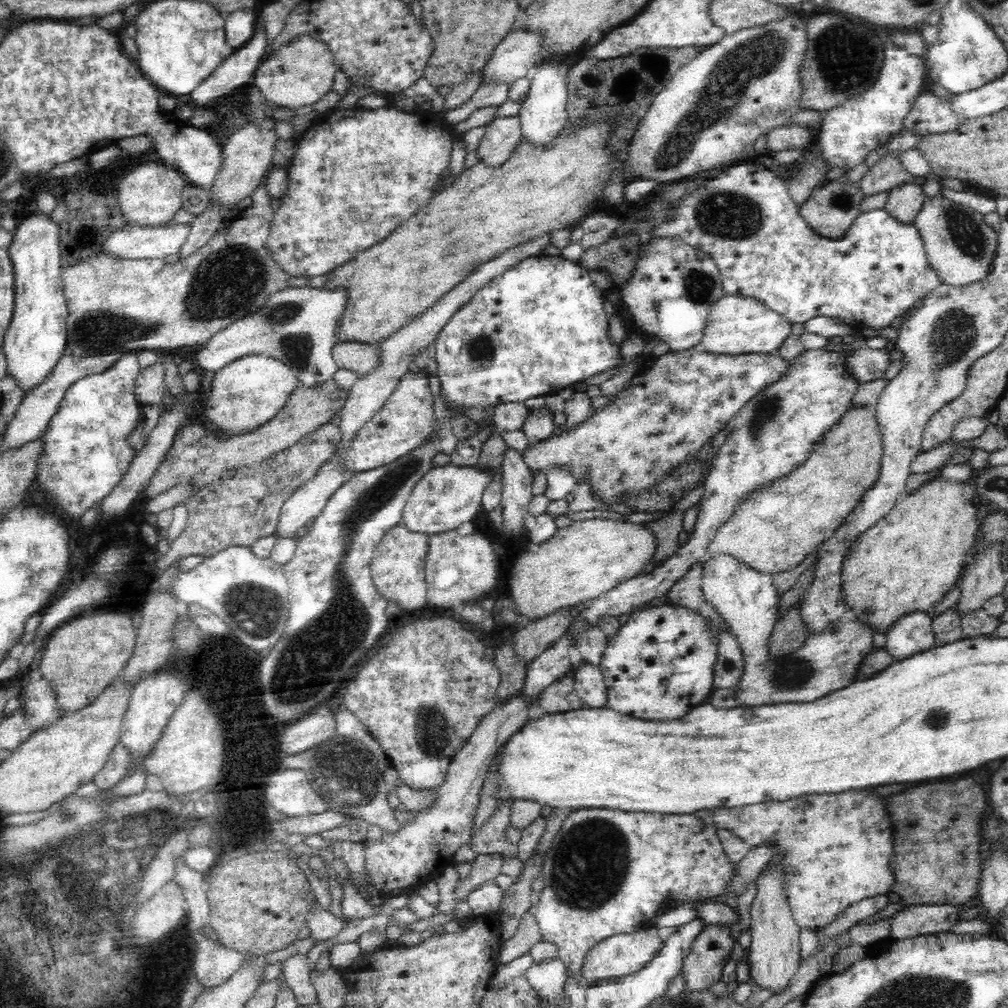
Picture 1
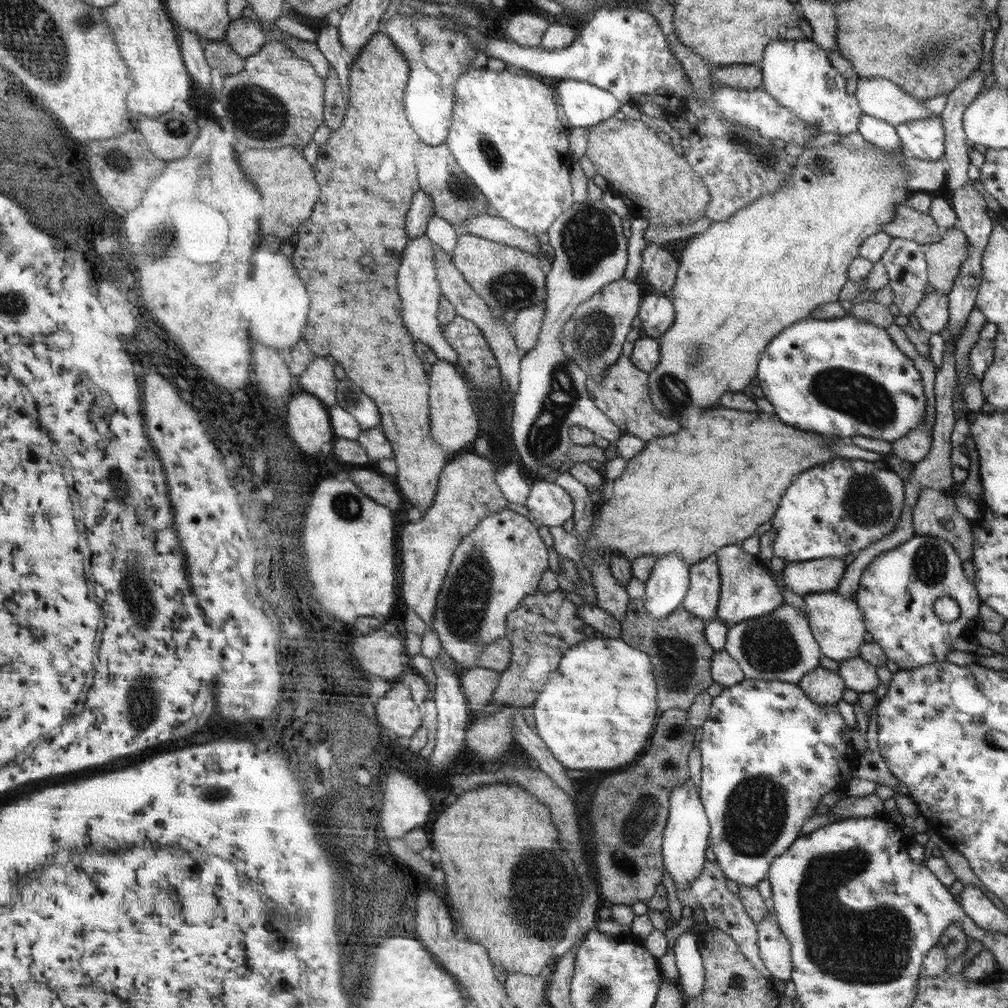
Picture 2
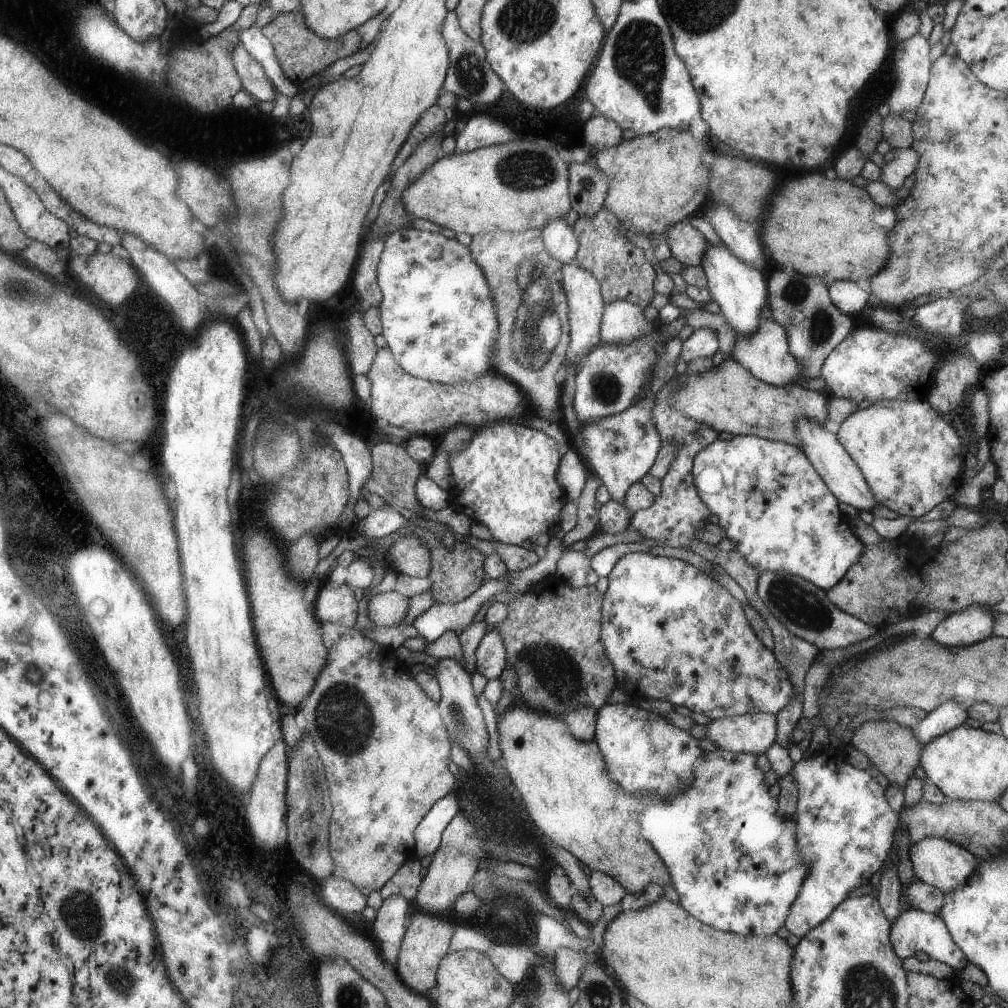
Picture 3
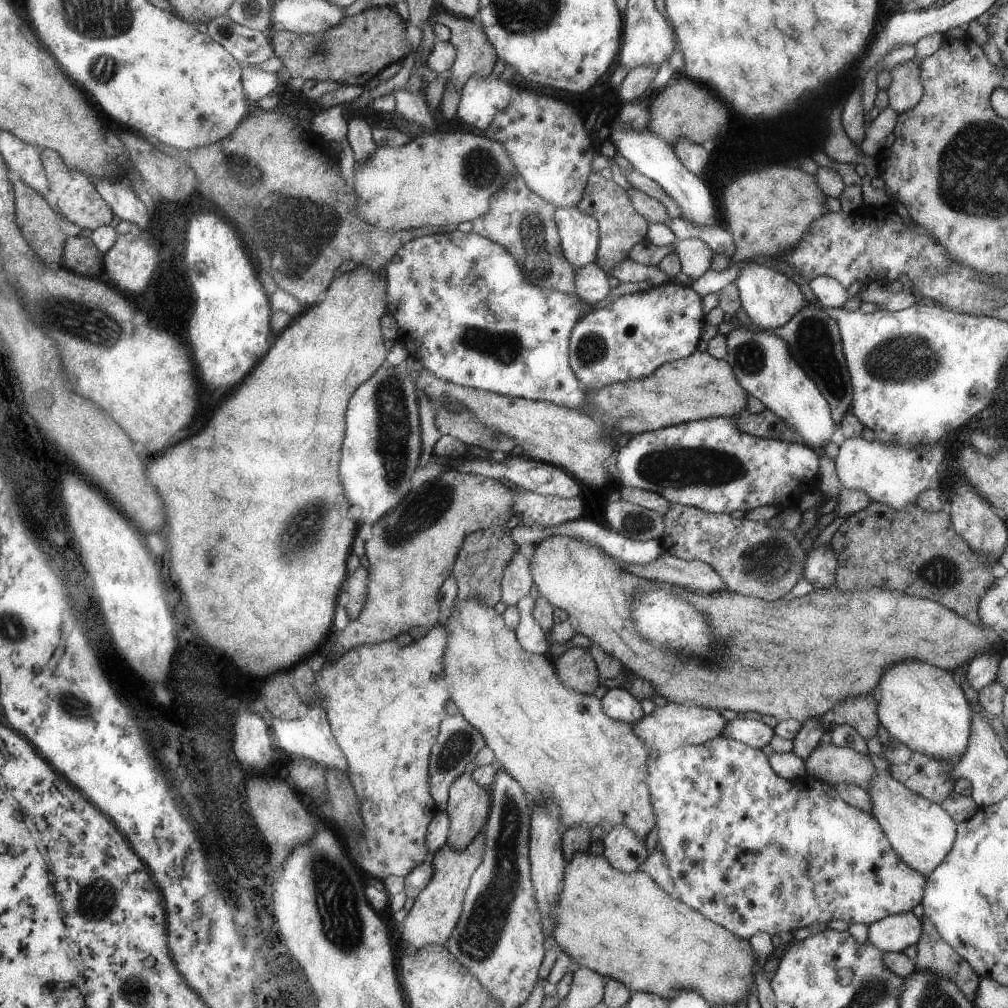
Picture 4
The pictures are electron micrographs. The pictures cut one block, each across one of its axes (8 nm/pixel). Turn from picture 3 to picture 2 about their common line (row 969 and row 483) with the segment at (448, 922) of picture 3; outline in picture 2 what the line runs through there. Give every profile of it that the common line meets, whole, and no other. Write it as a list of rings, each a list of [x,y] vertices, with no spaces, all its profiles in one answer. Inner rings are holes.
[[[378,32],[348,69],[350,86],[343,126],[330,132],[327,143],[319,146],[317,160],[313,164],[316,180],[320,180],[320,204],[315,205],[316,216],[306,220],[304,228],[300,228],[300,242],[292,256],[300,276],[304,276],[301,282],[312,298],[312,312],[306,319],[303,339],[314,355],[336,360],[348,379],[374,400],[380,413],[379,426],[393,446],[393,458],[397,464],[396,486],[404,494],[405,502],[424,513],[436,502],[438,476],[446,464],[446,450],[432,436],[428,374],[416,353],[415,339],[404,324],[398,284],[399,266],[410,243],[406,219],[410,204],[413,204],[412,186],[416,184],[416,144],[421,141],[406,120],[404,108],[411,64],[388,35]]]

